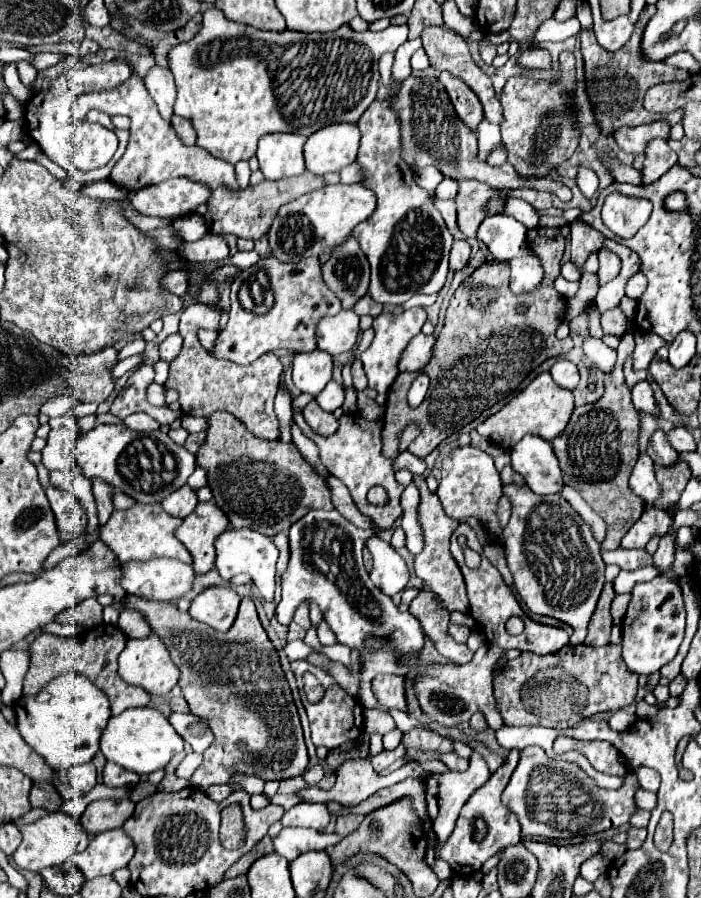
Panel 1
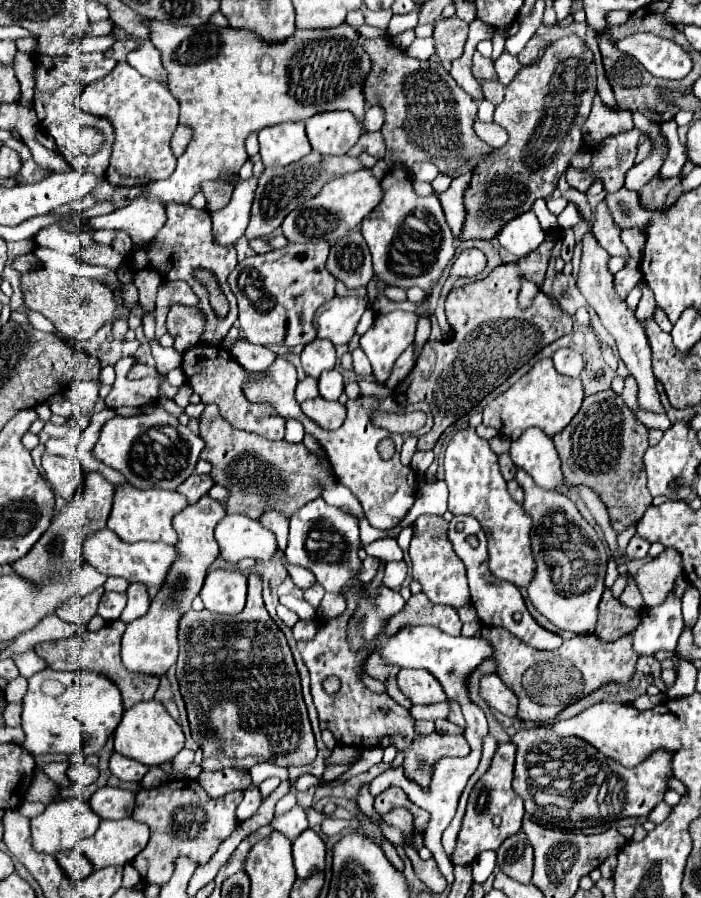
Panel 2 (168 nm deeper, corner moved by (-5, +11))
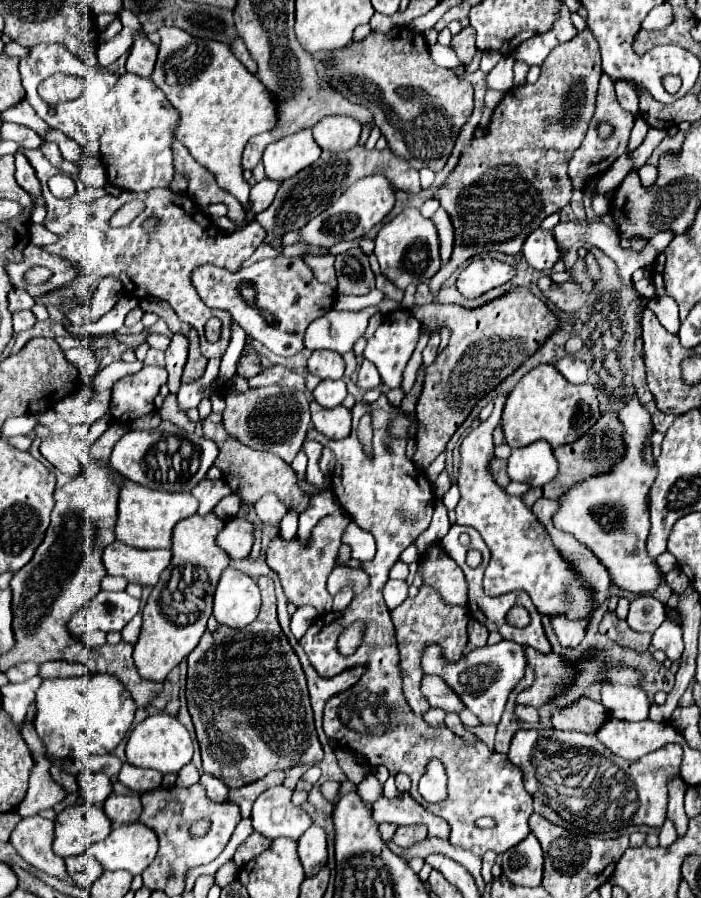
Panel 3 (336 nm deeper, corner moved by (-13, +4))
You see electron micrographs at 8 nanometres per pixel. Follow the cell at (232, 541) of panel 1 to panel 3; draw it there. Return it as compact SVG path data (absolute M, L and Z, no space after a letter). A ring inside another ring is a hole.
M229 519L217 537L217 545L227 551L231 559L247 559L253 547L253 531L255 529L247 519Z

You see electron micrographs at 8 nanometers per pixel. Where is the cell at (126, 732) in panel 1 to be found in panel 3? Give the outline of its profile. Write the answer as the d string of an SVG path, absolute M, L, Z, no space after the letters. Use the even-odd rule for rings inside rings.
M157 713L141 721L129 735L127 741L127 763L147 769L157 769L161 773L177 773L193 757L193 741L189 731L171 715Z

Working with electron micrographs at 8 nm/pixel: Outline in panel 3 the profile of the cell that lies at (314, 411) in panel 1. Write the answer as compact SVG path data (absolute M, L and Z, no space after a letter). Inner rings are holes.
M311 401L311 423L327 439L345 439L351 433L351 411L343 405L325 409Z

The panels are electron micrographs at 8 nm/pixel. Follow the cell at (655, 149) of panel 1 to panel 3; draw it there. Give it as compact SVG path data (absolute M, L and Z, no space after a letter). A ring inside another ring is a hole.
M617 81L615 83L615 93L617 93L617 99L621 103L621 107L625 111L629 111L633 117L639 117L639 111L637 111L637 93L635 89L629 85L629 83L623 83L623 81Z

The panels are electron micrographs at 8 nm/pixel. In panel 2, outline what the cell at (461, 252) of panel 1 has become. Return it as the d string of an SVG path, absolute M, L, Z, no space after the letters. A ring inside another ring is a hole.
M469 248L469 250L463 250L453 266L451 266L451 276L463 276L463 278L471 278L471 276L477 276L483 272L483 268L487 266L487 258L481 250L477 248Z

